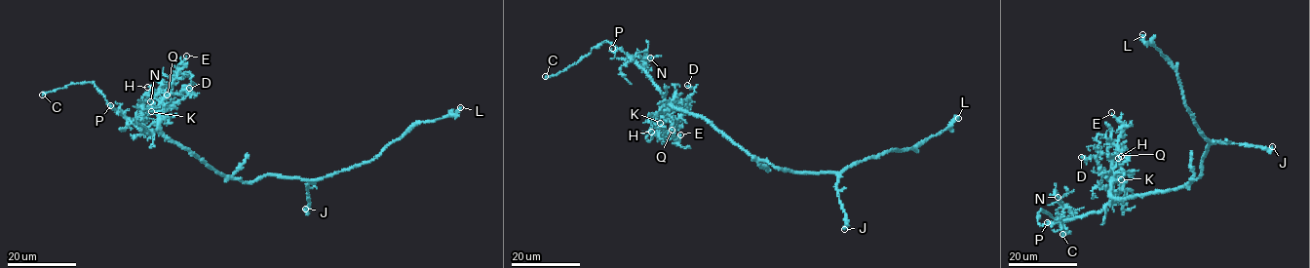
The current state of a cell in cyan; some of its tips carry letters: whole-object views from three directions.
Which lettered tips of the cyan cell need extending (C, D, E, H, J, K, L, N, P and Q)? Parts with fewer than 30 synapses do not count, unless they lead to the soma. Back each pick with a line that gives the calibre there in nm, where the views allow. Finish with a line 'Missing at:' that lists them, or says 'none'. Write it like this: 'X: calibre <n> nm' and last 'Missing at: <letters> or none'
C: calibre 240 nm
Missing at: C

